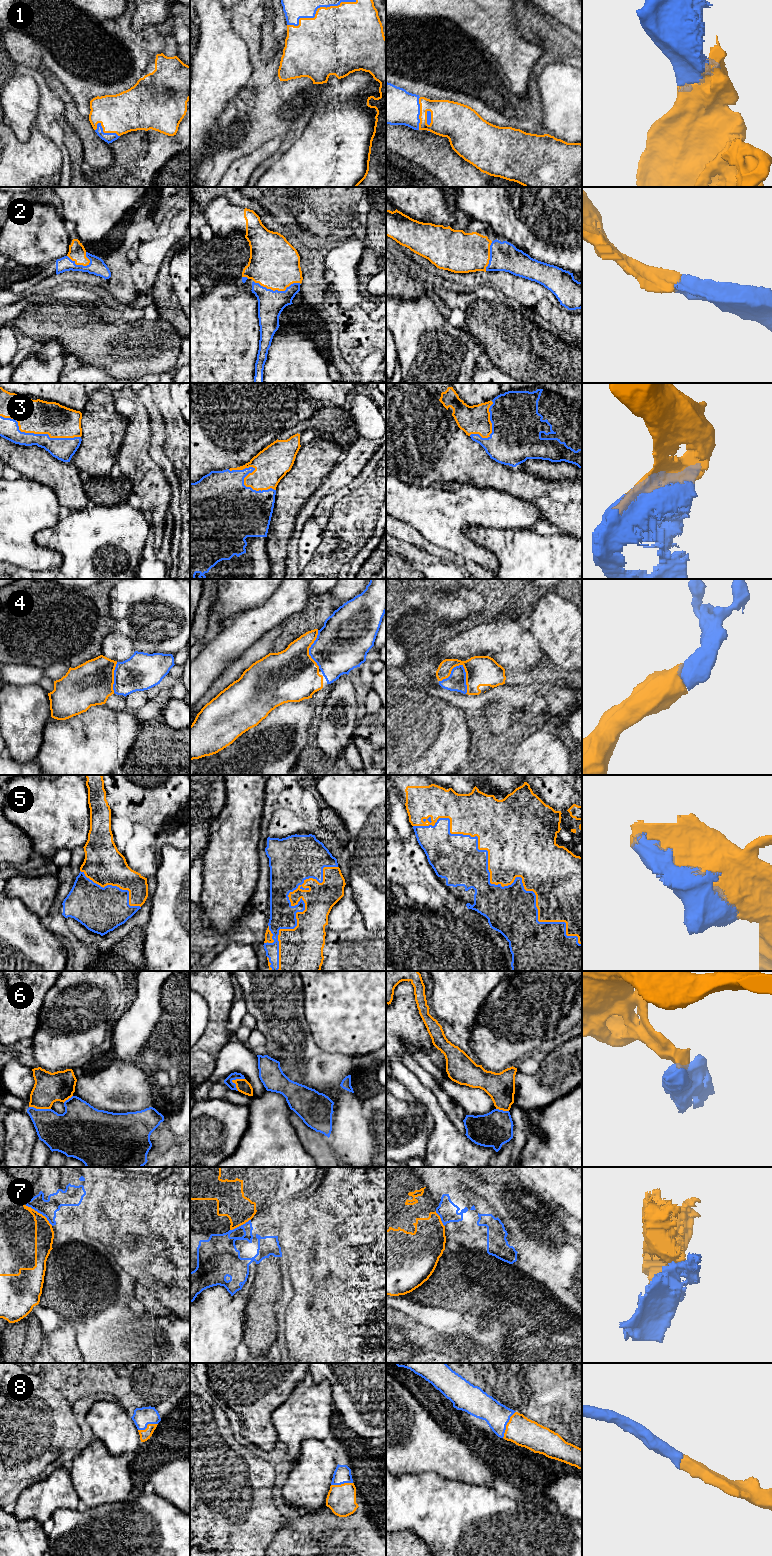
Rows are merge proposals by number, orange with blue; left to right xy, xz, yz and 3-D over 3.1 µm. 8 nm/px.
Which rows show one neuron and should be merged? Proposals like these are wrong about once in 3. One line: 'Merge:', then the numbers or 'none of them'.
Merge: 1, 2, 3, 4, 5, 6, 8

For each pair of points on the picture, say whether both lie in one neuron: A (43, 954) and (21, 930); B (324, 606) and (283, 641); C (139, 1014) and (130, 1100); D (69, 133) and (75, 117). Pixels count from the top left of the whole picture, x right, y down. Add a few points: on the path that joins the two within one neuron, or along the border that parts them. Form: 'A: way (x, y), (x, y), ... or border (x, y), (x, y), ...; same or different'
A: way (37, 950), (23, 936); same
B: way (314, 616), (293, 631); same
C: way (130, 1035), (128, 1039), (128, 1079); same
D: border (67, 122), (80, 139), (82, 148); different

